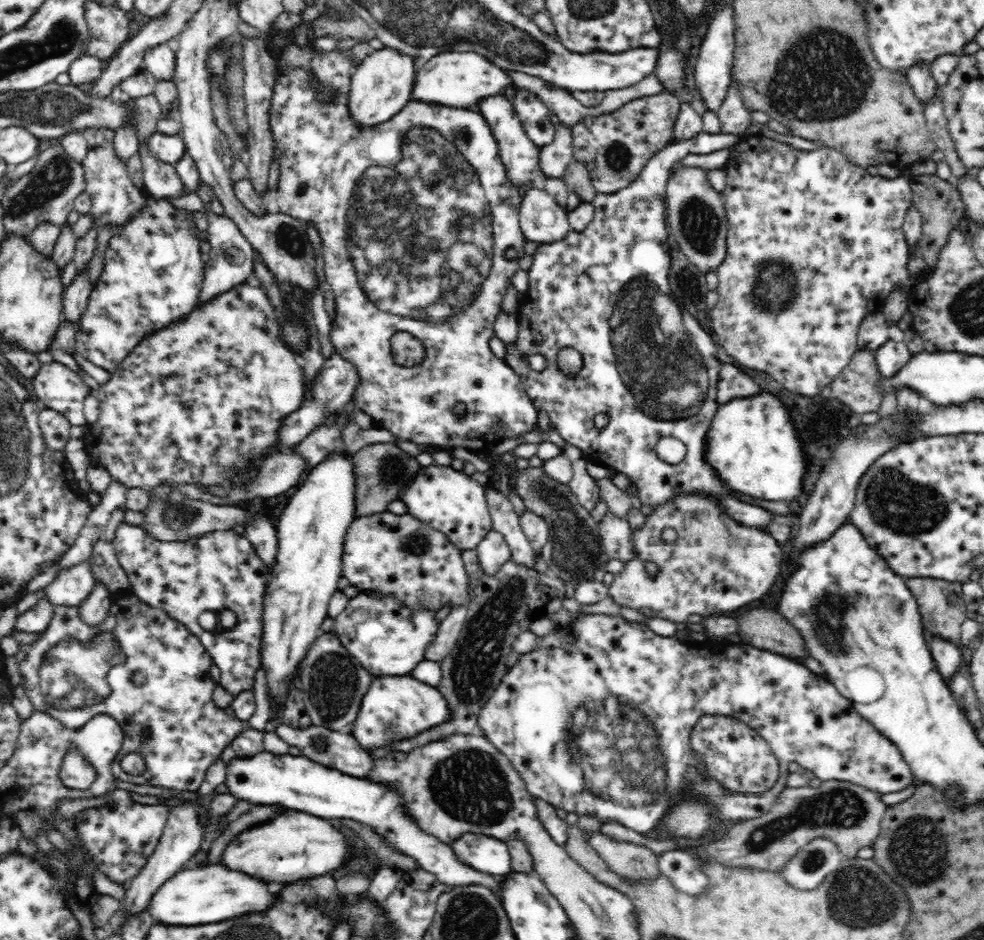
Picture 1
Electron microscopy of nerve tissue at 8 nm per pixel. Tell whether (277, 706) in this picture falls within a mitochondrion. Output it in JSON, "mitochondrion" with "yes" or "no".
{"mitochondrion":"no"}

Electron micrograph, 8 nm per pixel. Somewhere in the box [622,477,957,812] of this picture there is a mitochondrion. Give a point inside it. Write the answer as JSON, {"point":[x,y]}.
{"point":[833,614]}

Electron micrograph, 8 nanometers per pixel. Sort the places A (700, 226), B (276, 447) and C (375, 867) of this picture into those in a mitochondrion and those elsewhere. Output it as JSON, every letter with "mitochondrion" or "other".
{"A":"mitochondrion","B":"other","C":"other"}

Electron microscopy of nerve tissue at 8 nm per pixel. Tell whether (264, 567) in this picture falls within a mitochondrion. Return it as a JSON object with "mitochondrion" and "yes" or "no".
{"mitochondrion":"no"}

